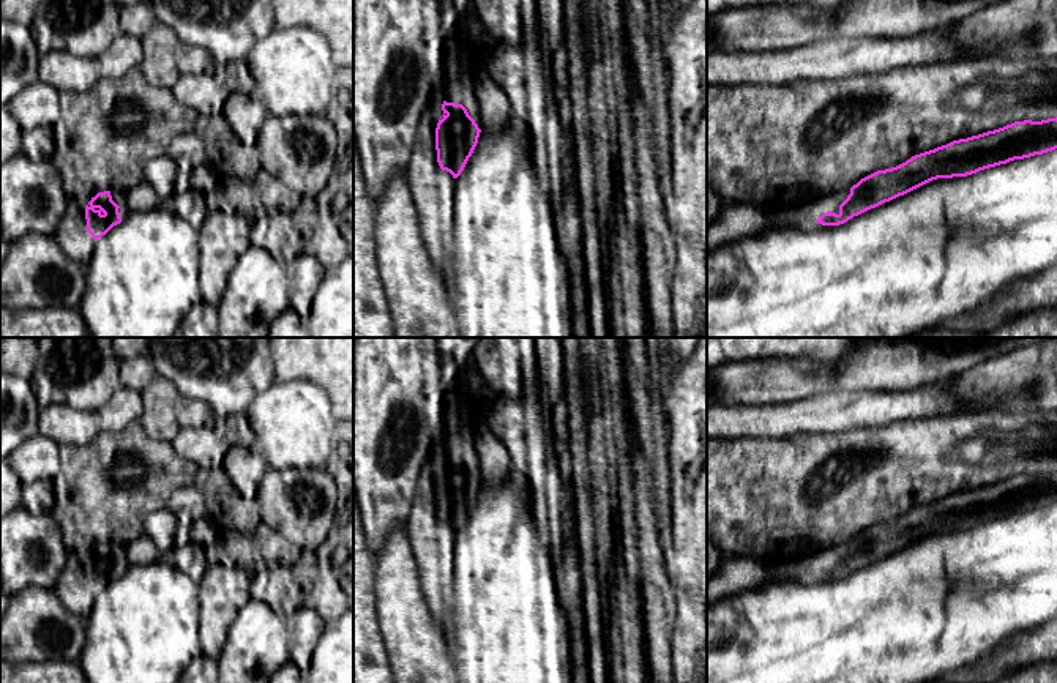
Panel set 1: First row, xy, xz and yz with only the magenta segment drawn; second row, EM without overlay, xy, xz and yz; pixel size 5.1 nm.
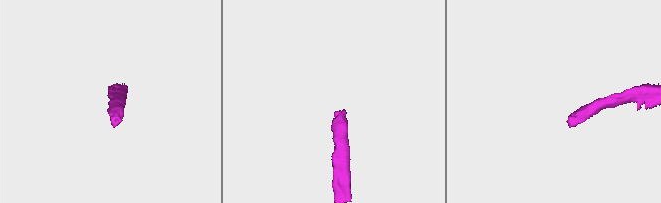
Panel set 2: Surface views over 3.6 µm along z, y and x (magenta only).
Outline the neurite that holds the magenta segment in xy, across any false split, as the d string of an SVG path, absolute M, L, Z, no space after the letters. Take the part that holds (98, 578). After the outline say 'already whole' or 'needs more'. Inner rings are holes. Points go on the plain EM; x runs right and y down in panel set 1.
M125 544L98 546L85 560L76 552L68 552L54 592L62 604L82 618L93 609L95 595L129 568Z; needs more

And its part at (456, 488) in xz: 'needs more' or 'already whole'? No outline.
needs more

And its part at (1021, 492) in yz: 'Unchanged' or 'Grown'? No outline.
Grown

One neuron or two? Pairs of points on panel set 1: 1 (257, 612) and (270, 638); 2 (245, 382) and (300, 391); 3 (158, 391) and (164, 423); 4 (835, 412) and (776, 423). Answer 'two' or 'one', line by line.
1: one
2: two
3: one
4: one

